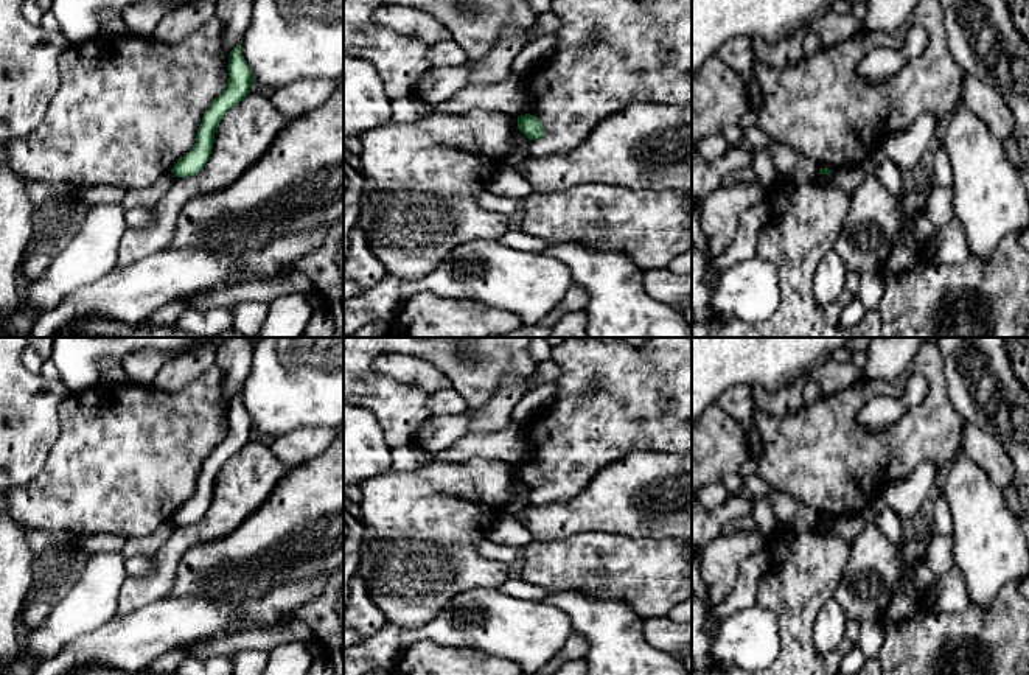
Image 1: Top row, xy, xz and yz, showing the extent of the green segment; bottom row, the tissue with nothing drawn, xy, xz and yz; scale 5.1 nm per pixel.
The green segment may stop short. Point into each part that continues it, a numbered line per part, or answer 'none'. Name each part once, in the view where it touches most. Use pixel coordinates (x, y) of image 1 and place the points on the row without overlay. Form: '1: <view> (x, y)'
none

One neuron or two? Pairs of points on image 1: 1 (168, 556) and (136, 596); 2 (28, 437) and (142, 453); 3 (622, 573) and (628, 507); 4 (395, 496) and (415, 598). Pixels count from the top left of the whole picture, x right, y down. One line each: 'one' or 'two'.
1: one
2: two
3: two
4: one

